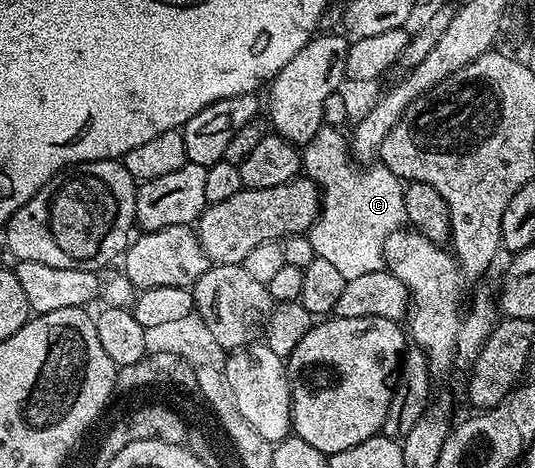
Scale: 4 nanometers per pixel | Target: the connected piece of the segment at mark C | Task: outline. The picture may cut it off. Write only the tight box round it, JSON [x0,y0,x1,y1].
[302,126,407,279]

